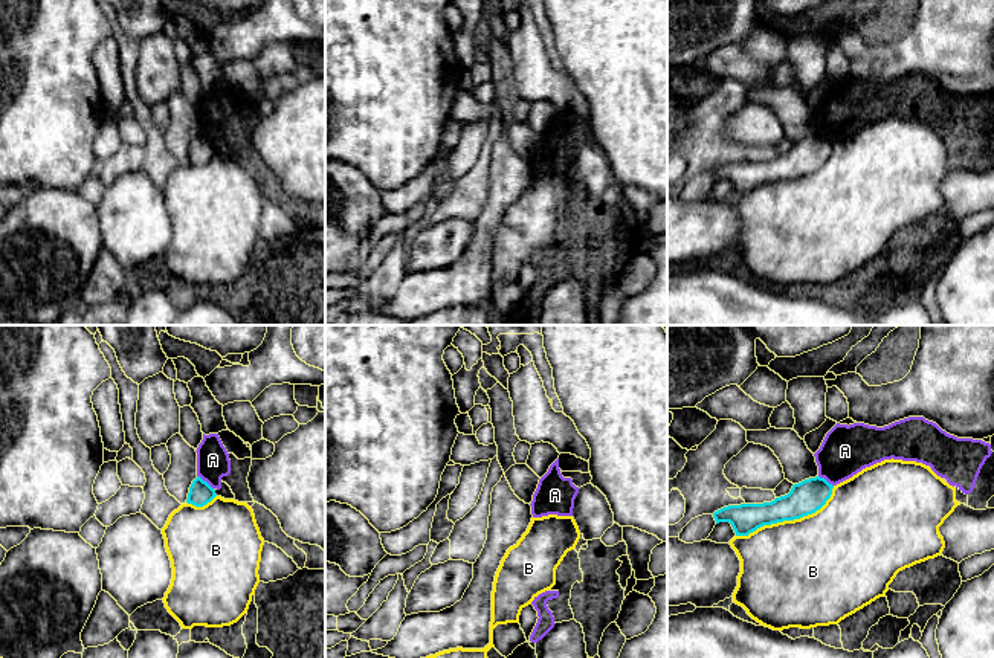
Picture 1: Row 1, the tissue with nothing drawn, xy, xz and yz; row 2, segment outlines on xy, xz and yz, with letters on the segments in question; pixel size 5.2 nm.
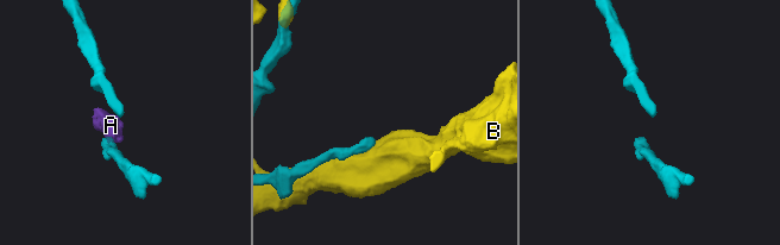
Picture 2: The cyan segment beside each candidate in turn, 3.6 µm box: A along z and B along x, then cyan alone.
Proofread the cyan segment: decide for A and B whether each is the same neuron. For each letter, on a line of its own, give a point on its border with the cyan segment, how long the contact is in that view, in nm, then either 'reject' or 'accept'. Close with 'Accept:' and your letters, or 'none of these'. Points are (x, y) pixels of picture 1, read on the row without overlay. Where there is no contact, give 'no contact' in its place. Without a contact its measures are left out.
A: xy (205, 139) | 120 nm | reject
B: yz (788, 177) | 600 nm | reject
Accept: none of these

